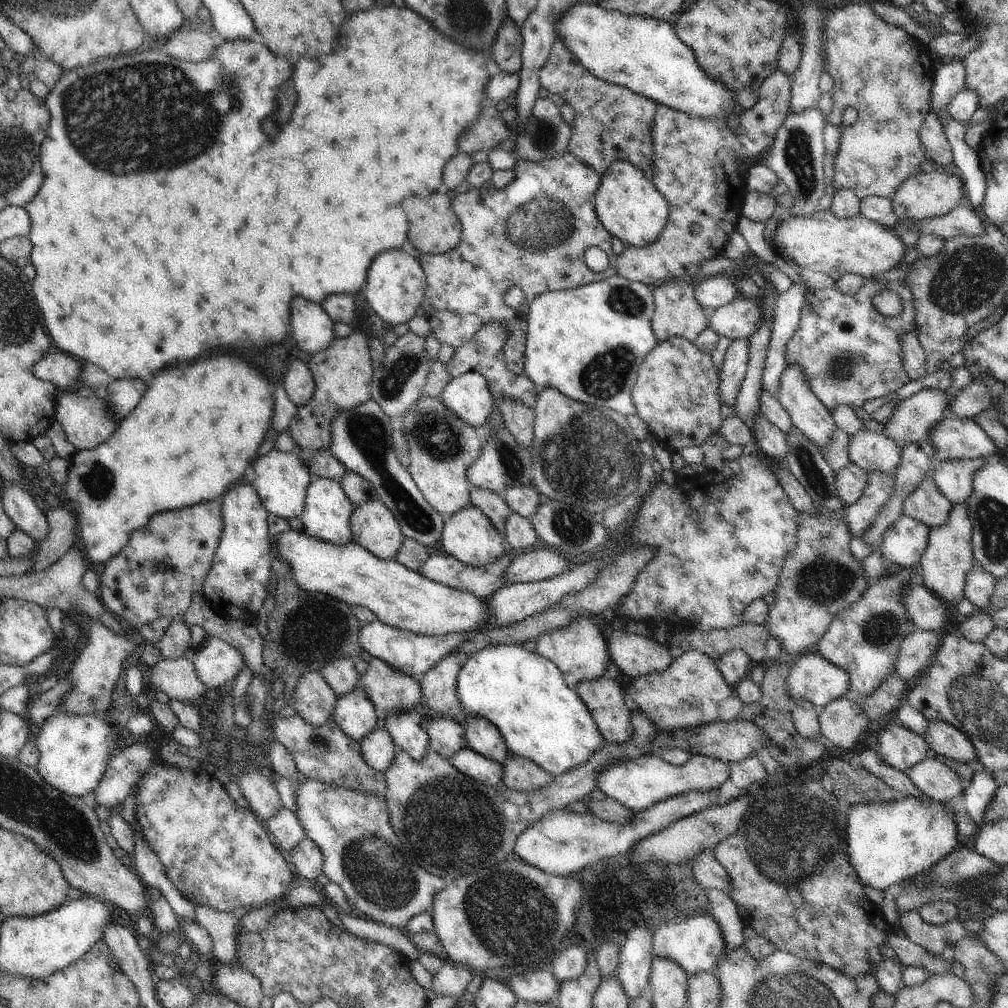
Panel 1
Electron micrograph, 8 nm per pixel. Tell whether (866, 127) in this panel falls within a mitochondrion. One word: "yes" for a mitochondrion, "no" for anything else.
no

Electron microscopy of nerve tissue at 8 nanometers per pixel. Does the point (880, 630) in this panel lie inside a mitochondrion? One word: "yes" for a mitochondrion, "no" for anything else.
yes

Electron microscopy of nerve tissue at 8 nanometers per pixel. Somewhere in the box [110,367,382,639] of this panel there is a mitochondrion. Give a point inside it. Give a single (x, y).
(160, 564)

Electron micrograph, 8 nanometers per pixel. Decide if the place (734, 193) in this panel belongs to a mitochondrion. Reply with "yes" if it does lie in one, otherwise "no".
no

